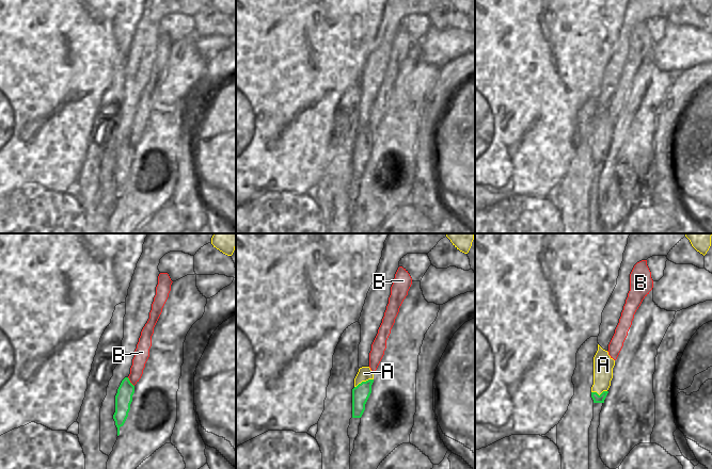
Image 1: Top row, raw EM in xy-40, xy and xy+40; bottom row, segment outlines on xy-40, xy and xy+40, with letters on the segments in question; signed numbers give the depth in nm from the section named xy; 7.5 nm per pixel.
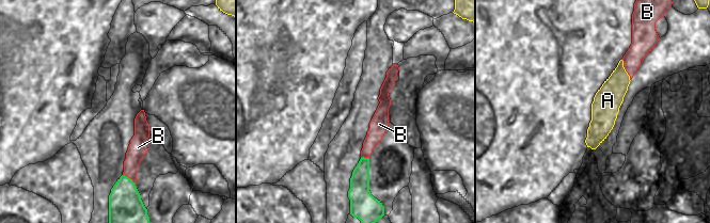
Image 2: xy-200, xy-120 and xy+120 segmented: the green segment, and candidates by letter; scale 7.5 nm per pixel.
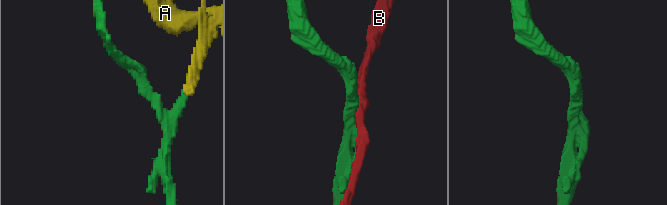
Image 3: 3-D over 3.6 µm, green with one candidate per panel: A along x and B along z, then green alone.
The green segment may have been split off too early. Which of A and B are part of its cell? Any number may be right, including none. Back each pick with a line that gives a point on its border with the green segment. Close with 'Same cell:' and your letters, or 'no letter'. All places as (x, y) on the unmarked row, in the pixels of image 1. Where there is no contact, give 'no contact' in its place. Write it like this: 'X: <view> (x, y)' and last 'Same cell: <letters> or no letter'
Same cell: no letter

